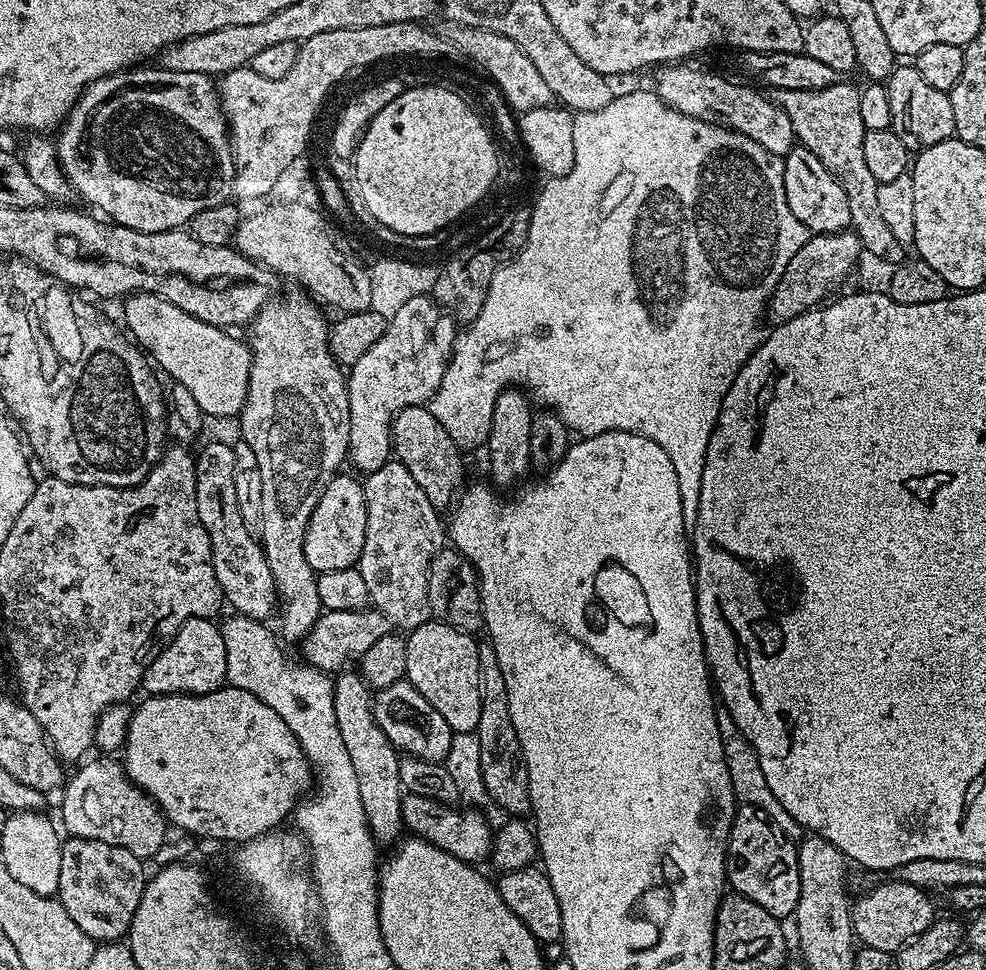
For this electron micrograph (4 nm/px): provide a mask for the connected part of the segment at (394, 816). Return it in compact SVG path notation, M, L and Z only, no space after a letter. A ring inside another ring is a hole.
M345 670L334 680L334 714L338 718L338 730L342 730L342 742L346 742L346 751L350 753L350 762L354 762L354 774L358 778L358 794L362 794L362 810L366 810L368 829L372 832L373 840L396 842L402 836L402 821L400 819L400 801L402 799L402 785L400 782L401 753L382 734L382 726L374 718L372 701L373 689L368 687L364 677L356 670Z

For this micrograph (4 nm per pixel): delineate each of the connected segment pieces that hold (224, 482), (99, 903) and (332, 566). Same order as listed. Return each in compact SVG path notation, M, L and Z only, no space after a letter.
M212 440L201 452L195 453L196 458L196 501L198 502L198 518L202 518L202 526L206 526L212 551L214 574L218 578L220 595L225 601L233 604L235 611L241 616L252 620L267 621L268 615L278 608L278 597L274 578L270 574L270 566L266 562L264 547L254 535L253 529L247 528L242 522L242 514L238 510L238 497L234 494L234 470L236 469L236 449L230 443L223 444L220 440Z
M68 838L60 845L62 874L58 874L59 902L74 922L97 942L123 941L132 916L142 902L146 883L143 861L118 846L97 840Z
M337 474L326 486L310 522L306 526L304 553L312 571L319 574L330 570L346 570L360 563L362 546L366 542L366 494L363 483L352 476Z

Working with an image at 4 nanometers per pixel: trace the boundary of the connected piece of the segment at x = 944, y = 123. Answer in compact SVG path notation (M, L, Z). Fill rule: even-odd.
M904 62L893 68L886 83L890 94L891 130L902 138L902 146L906 146L909 153L915 154L923 148L938 146L938 142L956 136L954 106L950 106L948 93L929 86L911 63Z

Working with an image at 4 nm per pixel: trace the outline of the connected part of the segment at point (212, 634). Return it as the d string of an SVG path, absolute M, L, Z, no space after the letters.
M191 616L156 653L146 670L142 688L148 696L201 696L225 687L227 679L226 642L222 642L220 624L212 618Z

